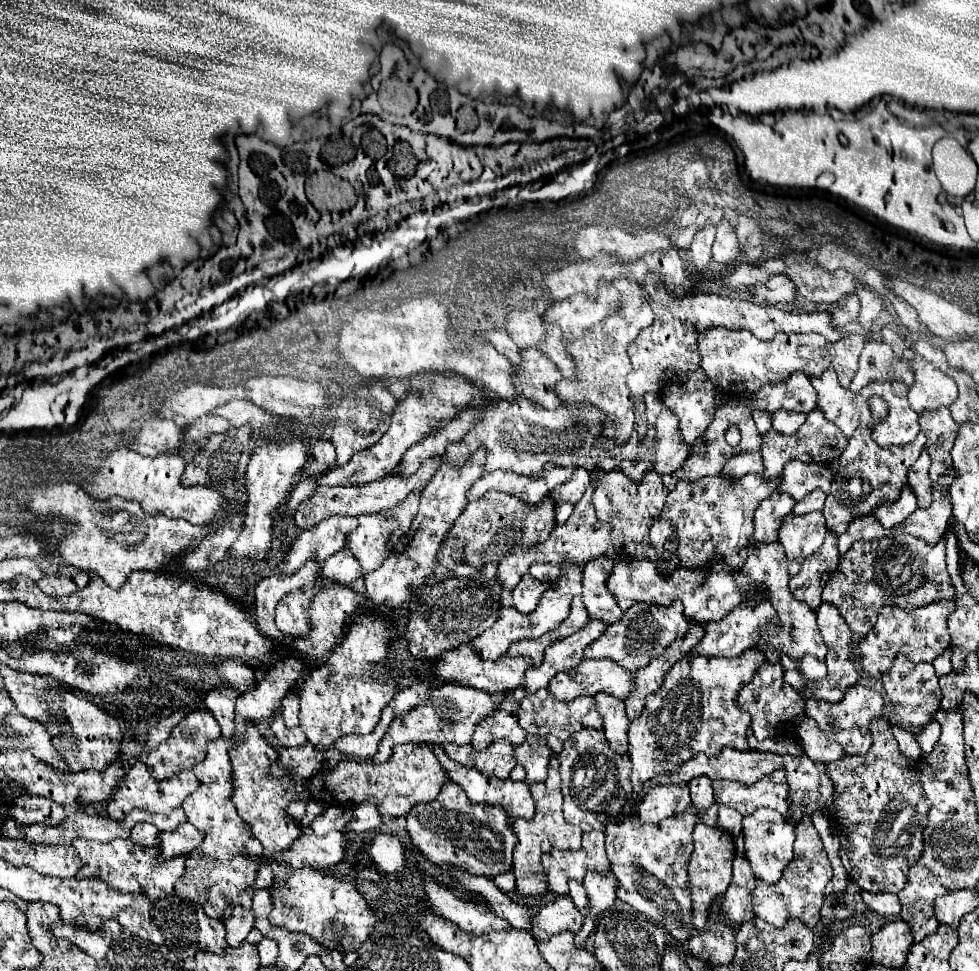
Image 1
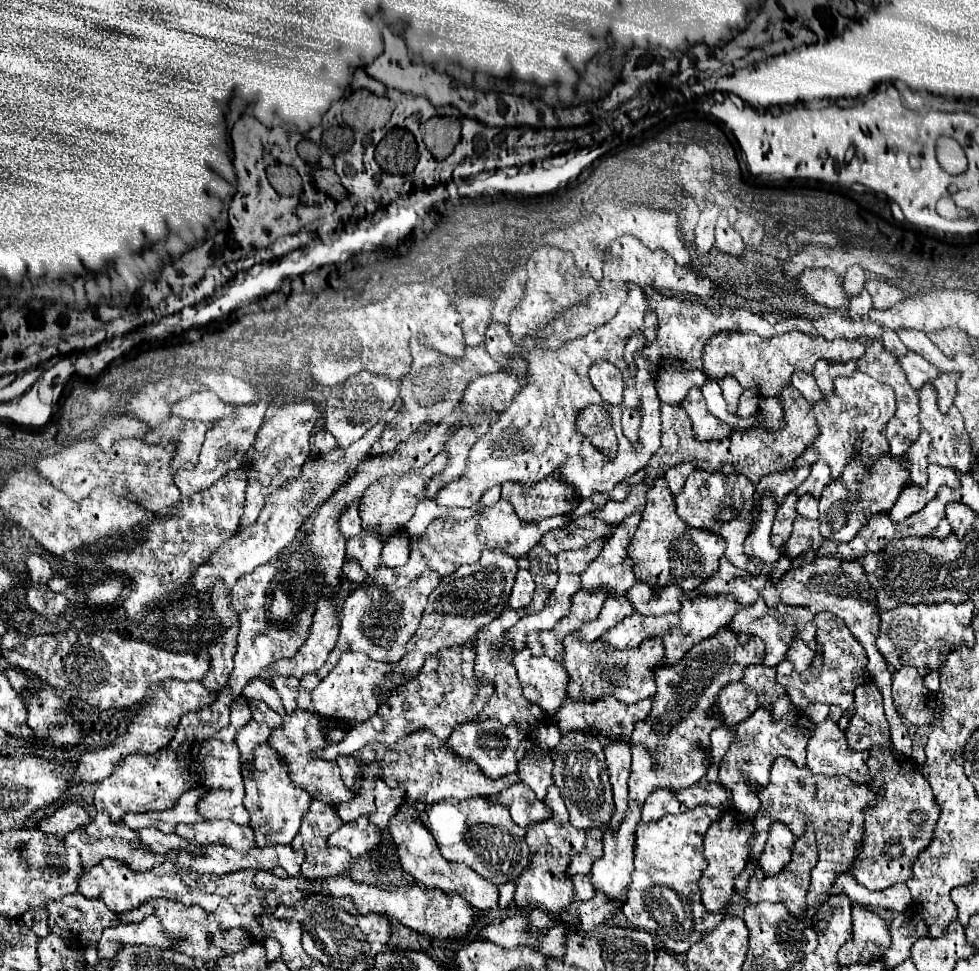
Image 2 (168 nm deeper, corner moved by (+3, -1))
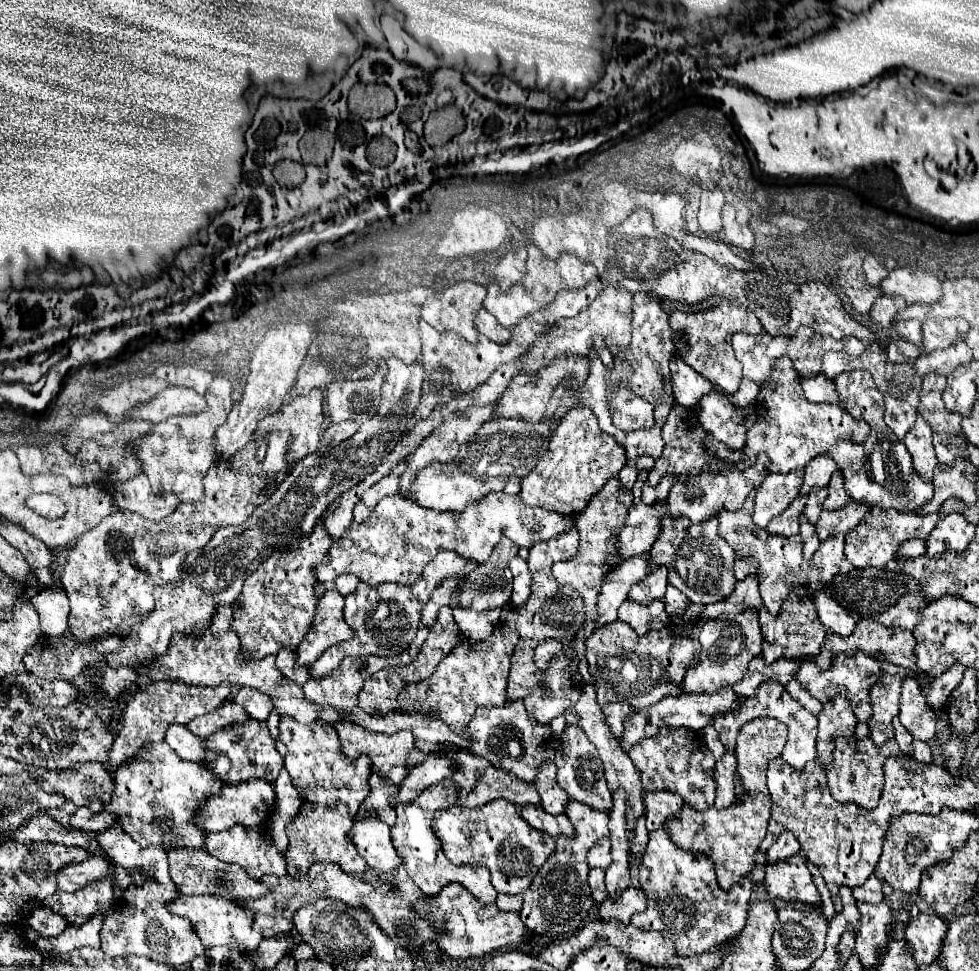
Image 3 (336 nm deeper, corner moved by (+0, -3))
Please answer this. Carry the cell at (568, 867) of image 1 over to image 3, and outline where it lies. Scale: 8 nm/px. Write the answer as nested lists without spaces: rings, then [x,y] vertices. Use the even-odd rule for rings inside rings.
[[[608,837],[596,841],[592,851],[588,853],[588,863],[590,863],[590,867],[600,867],[600,869],[606,869],[612,863],[612,857],[610,857],[610,839]]]

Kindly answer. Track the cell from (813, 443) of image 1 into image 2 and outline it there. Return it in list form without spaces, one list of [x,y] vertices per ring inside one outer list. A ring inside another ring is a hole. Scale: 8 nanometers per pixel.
[[[857,373],[849,379],[839,377],[835,383],[835,395],[829,397],[827,401],[819,401],[813,405],[819,435],[809,445],[809,449],[805,449],[801,453],[801,457],[797,457],[795,467],[803,467],[803,465],[809,467],[817,461],[825,461],[831,467],[831,477],[837,479],[837,477],[841,477],[841,471],[851,457],[855,439],[863,439],[861,453],[865,453],[865,457],[871,457],[871,455],[879,457],[881,453],[887,453],[885,425],[895,415],[895,409],[897,409],[895,393],[893,393],[893,389],[889,389],[889,385],[869,377],[865,373]]]

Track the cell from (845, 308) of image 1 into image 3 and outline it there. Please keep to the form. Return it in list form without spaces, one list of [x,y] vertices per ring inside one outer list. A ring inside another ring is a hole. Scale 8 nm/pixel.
[[[884,295],[884,297],[876,299],[874,309],[870,311],[870,319],[876,321],[878,325],[882,325],[882,327],[892,327],[896,313],[900,309],[904,309],[904,307],[908,307],[908,303],[902,297],[888,297],[888,295]]]

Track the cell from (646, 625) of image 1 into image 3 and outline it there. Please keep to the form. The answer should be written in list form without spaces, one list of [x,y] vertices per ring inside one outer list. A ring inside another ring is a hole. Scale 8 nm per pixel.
[[[626,599],[618,609],[618,619],[630,623],[630,627],[640,635],[650,629],[660,629],[660,627],[668,625],[668,615],[664,611],[664,603],[658,599],[648,605]]]

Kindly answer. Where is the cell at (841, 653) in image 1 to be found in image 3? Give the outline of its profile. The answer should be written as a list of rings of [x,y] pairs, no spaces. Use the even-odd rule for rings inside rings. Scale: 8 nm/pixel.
[[[838,655],[836,661],[832,661],[832,667],[828,671],[816,671],[816,667],[812,667],[812,663],[802,663],[800,665],[800,679],[796,679],[804,689],[810,691],[812,697],[820,699],[822,703],[826,703],[828,699],[834,699],[836,695],[844,695],[850,703],[852,709],[856,711],[858,721],[870,721],[872,717],[872,707],[870,707],[870,699],[868,693],[874,687],[874,683],[880,679],[882,671],[878,667],[878,663],[874,659],[868,659],[868,655]]]

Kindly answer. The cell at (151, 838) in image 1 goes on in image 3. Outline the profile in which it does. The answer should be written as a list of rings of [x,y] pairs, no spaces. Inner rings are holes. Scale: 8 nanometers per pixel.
[[[166,849],[168,863],[170,863],[170,877],[176,883],[178,891],[182,895],[214,895],[237,901],[248,901],[264,897],[268,893],[266,886],[259,881],[250,878],[246,871],[239,865],[232,863],[220,863],[216,857],[212,857],[206,851],[200,849]],[[210,887],[210,891],[208,891]]]

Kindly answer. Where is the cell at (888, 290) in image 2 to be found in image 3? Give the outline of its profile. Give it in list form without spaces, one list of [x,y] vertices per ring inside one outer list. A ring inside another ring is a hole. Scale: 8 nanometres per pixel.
[[[898,267],[880,283],[886,295],[898,295],[908,303],[936,303],[942,297],[942,281],[928,271]]]

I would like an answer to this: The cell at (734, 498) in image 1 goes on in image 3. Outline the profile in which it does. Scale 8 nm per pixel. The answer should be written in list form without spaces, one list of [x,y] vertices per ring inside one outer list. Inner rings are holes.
[[[820,455],[820,457],[812,459],[812,463],[808,463],[808,467],[806,467],[800,495],[808,495],[812,487],[826,487],[834,473],[840,473],[840,467],[836,465],[836,461],[832,457]]]

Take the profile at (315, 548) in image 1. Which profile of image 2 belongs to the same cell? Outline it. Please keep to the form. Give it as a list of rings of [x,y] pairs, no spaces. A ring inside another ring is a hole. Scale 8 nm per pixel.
[[[355,501],[353,505],[349,505],[341,517],[339,517],[339,531],[343,533],[345,539],[355,537],[361,533],[361,517],[359,517],[359,509],[357,509],[359,501]]]

